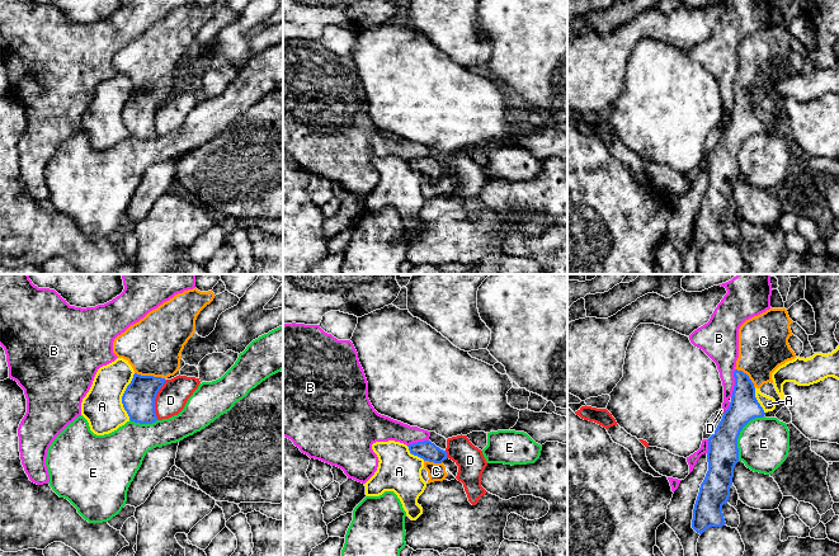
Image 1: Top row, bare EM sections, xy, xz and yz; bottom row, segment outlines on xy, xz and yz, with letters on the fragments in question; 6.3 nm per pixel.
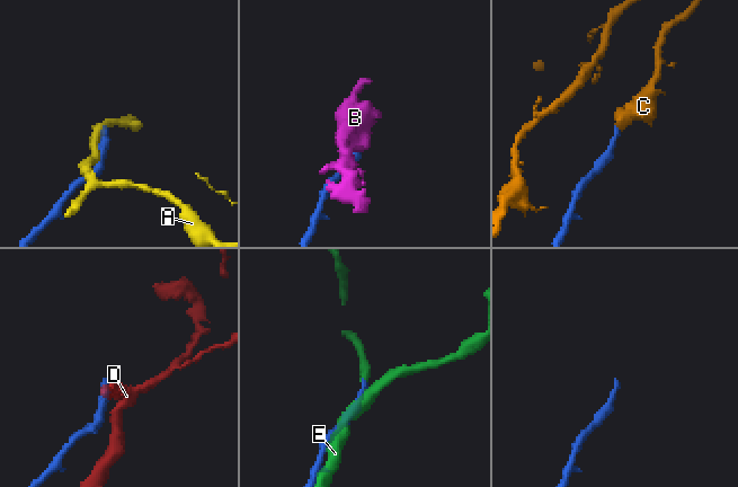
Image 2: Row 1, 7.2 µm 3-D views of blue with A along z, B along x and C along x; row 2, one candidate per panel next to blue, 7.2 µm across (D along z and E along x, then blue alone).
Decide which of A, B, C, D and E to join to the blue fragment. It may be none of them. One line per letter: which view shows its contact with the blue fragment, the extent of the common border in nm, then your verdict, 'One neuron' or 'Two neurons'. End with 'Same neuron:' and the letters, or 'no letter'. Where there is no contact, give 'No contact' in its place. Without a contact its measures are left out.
A: Touches blue in xy. Shared border 300 nm. Two neurons
B: Touches blue in yz. Shared border 180 nm. Two neurons
C: Touches blue in xy. Shared border 200 nm. One neuron
D: Touches blue in xy. Shared border 260 nm. Two neurons
E: Touches blue in yz. Shared border 340 nm. Two neurons
Same neuron: C

